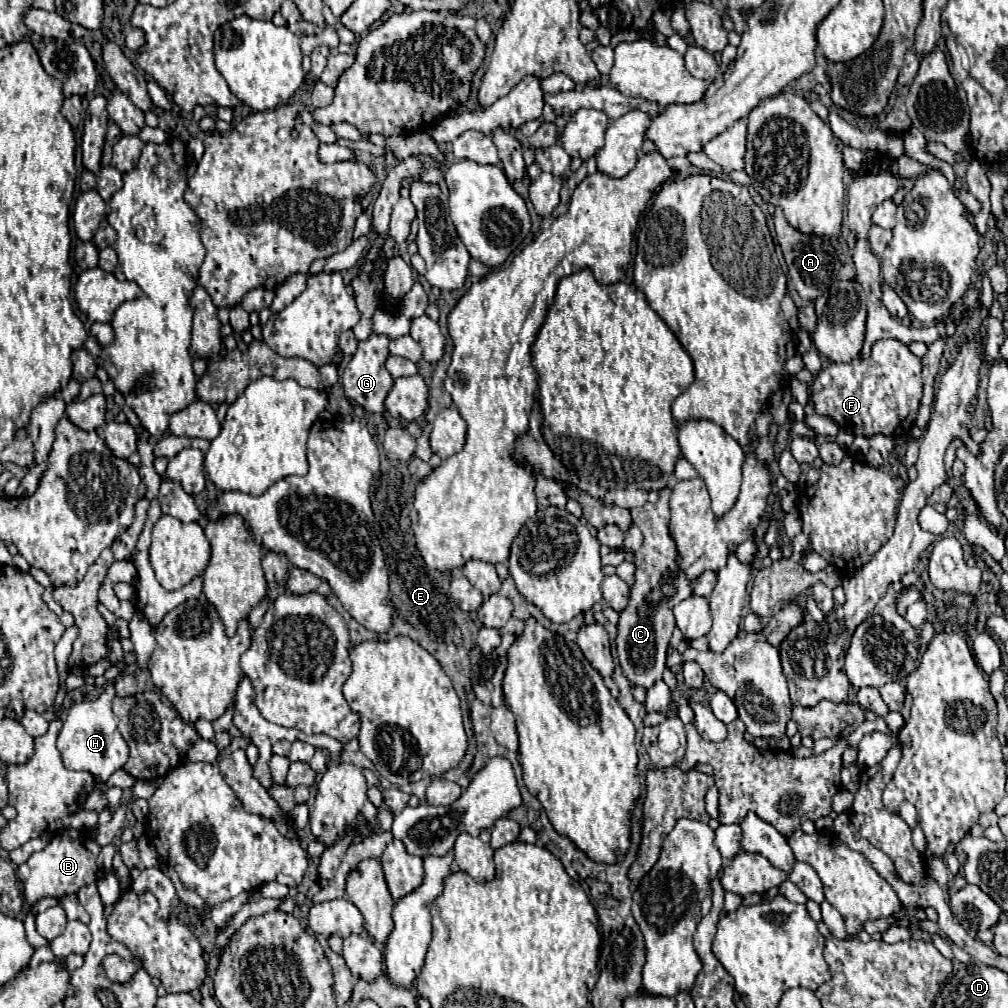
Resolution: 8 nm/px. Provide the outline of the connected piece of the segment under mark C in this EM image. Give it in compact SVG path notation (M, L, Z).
M665 486L659 490L659 500L655 504L647 502L645 506L631 510L631 520L641 528L645 540L635 554L635 586L631 588L631 600L627 608L621 612L615 644L621 670L625 672L625 678L629 680L629 684L633 684L633 688L651 688L657 680L661 680L667 662L669 638L675 628L673 606L693 594L691 582L679 568L675 542L669 532L669 494L671 486Z

